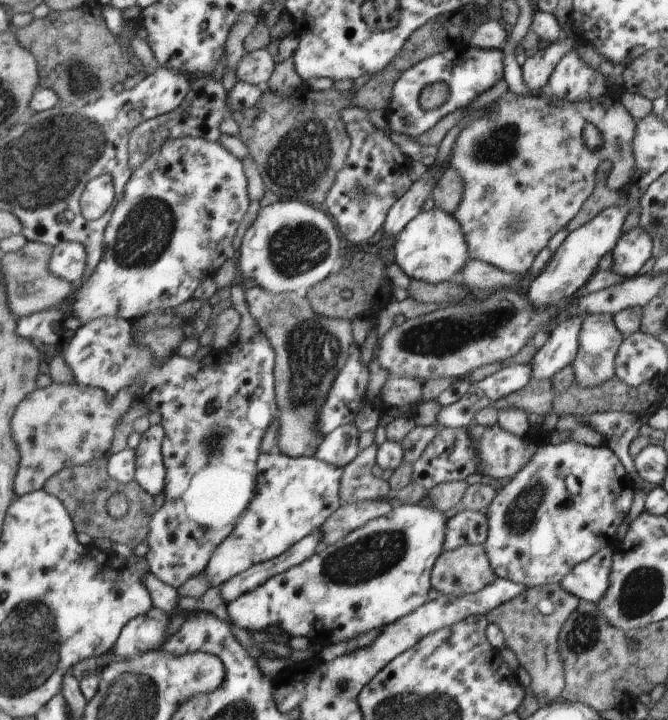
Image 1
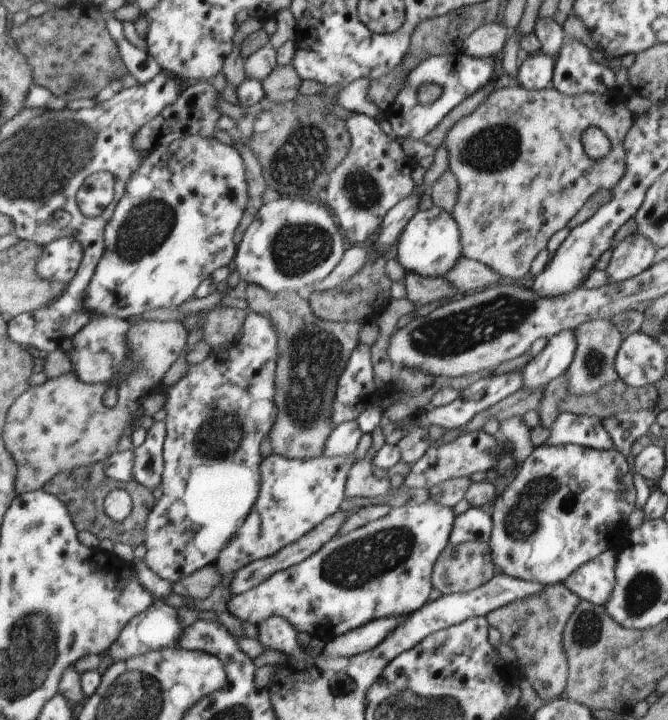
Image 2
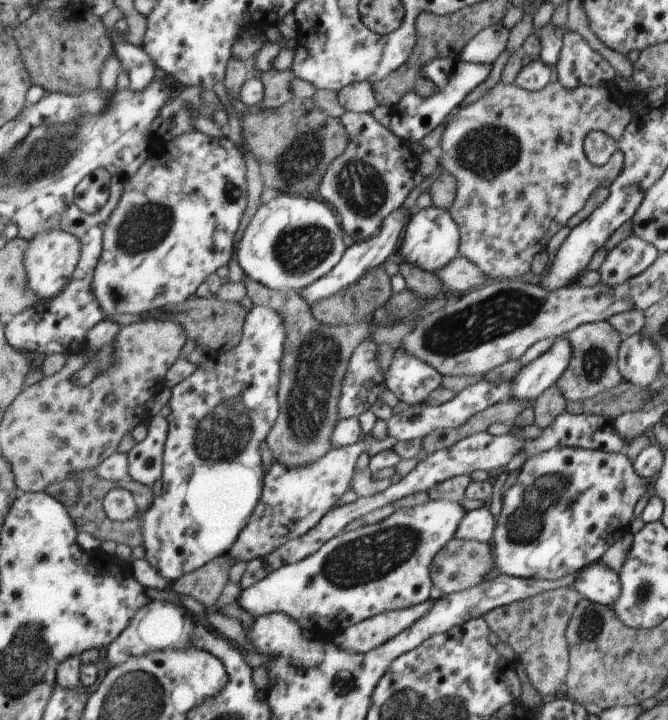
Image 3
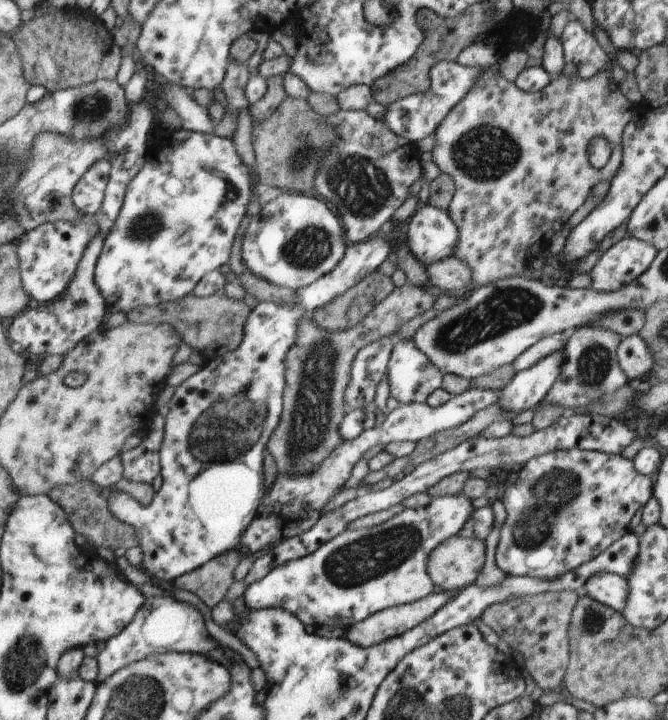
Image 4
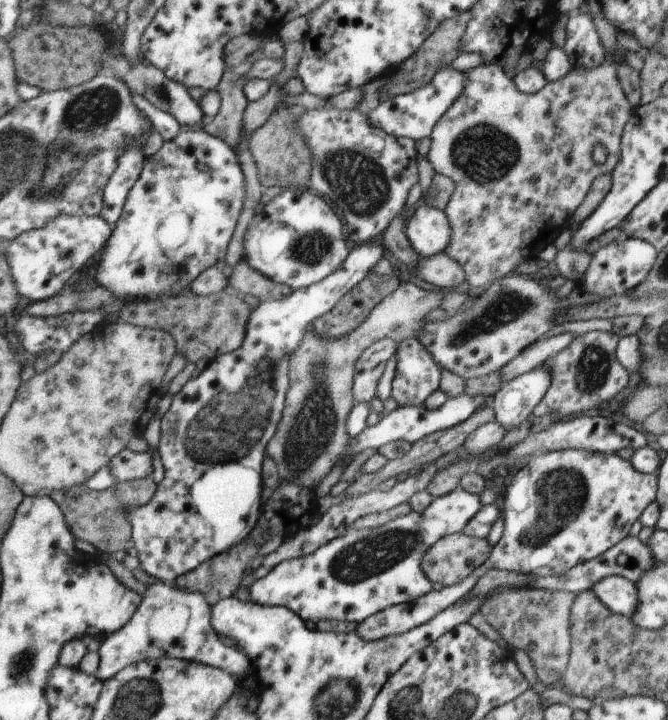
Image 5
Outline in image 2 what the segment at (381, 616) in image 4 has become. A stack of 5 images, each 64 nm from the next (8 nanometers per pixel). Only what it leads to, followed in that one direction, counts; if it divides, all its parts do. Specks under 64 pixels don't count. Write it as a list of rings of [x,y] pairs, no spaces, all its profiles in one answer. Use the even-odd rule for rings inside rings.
[[[410,615],[401,617],[391,616],[387,619],[374,619],[371,623],[358,627],[348,634],[331,638],[324,648],[325,655],[330,658],[349,657],[374,648],[380,644],[404,619]]]

